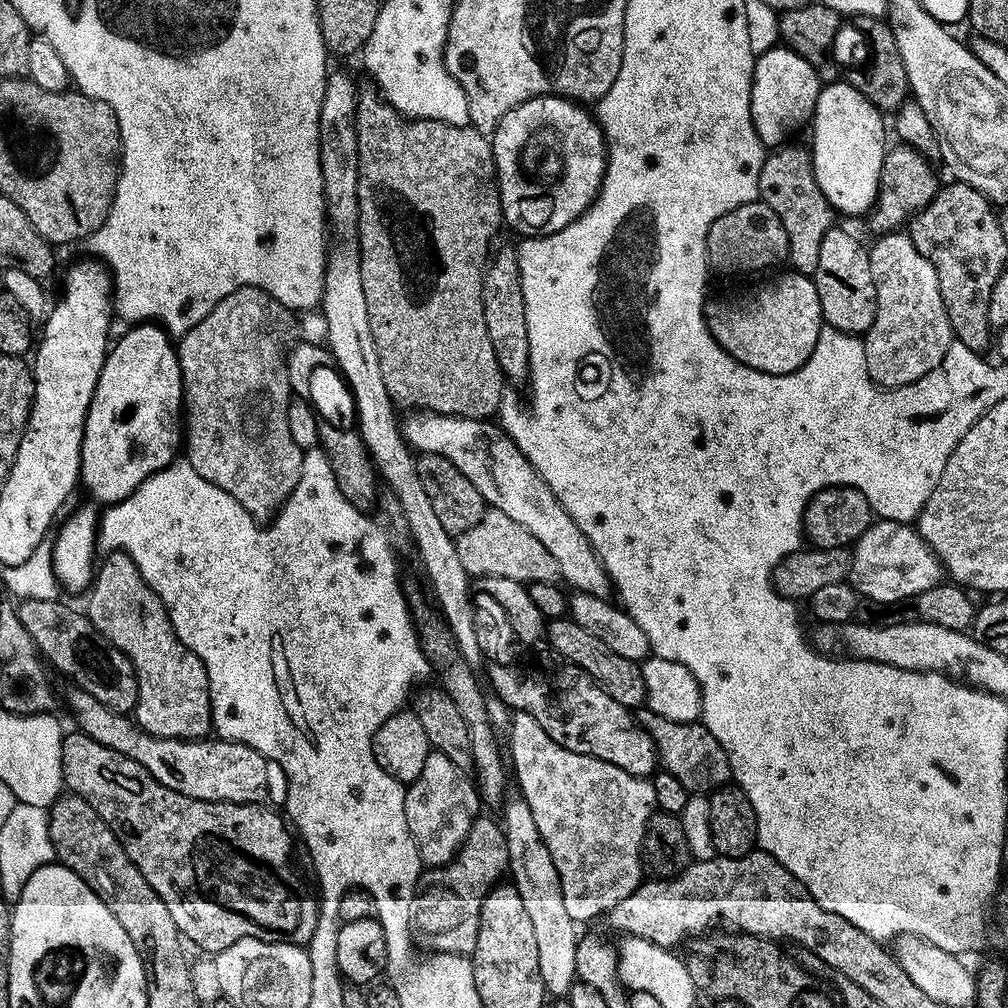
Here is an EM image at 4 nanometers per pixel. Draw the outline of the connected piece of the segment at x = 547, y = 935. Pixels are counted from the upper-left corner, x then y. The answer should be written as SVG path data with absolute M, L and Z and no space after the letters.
M522 798L515 799L509 799L502 808L504 811L502 827L508 847L508 872L511 883L518 890L518 898L522 898L522 903L530 913L530 922L534 925L538 945L538 970L542 974L544 991L549 997L564 998L578 980L576 974L578 924L566 911L566 898L562 898L562 882L558 878L554 858L550 858L550 850L546 850L546 842L542 842L538 826L534 826L534 814L530 814L530 804Z

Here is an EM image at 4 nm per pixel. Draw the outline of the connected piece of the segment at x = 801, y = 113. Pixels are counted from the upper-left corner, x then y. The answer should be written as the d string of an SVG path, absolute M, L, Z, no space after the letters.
M787 46L772 47L755 57L752 69L752 125L765 149L783 145L791 132L807 125L816 114L822 81L816 68L806 58Z

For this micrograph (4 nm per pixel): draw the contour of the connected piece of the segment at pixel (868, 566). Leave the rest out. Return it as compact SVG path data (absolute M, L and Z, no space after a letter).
M877 519L864 533L856 539L851 549L852 570L850 583L865 601L875 602L880 606L896 606L913 596L930 590L942 580L942 565L939 558L932 553L932 547L920 537L919 531L911 523L903 520Z

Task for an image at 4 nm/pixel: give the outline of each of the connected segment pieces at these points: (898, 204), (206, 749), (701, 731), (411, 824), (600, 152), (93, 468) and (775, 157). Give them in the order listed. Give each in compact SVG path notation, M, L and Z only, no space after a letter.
M893 143L885 151L882 170L880 171L880 189L871 212L867 213L868 228L875 234L887 234L903 229L908 221L922 211L936 196L936 172L928 165L929 157L914 150L909 144Z
M79 686L69 687L68 708L76 719L77 729L96 742L142 765L146 771L175 793L199 801L228 801L231 804L261 804L268 796L269 761L252 747L231 740L201 738L199 740L162 739L136 727L125 713L115 712Z
M641 707L638 712L640 727L645 728L656 747L656 758L659 767L665 772L674 774L682 786L690 794L711 794L717 788L725 787L732 780L730 762L726 758L726 750L706 730L703 722L687 724L686 722L670 722L670 718L662 718L647 708Z
M432 750L418 778L407 785L404 809L406 826L414 838L421 861L428 868L441 868L456 859L464 839L470 834L470 826L481 815L482 797L473 777L465 769L454 766L446 754Z
M535 96L505 114L490 137L504 224L521 232L521 237L549 236L570 226L570 222L581 216L600 193L608 165L608 149L595 115L584 108L587 107L583 103L564 96Z
M140 322L132 328L120 341L113 343L108 349L108 356L104 360L102 366L102 374L98 378L98 386L92 395L92 401L88 407L88 417L84 423L84 441L82 442L82 450L80 451L80 478L79 483L84 484L84 488L100 503L100 506L111 506L119 504L120 501L128 497L128 495L139 486L146 478L150 478L156 472L161 472L167 464L177 459L178 452L176 447L182 444L182 405L184 402L184 387L182 386L182 378L180 377L180 359L176 356L176 348L167 332L155 322Z
M785 143L765 155L758 178L758 190L760 199L774 210L774 214L778 214L778 218L782 218L782 226L786 226L788 260L791 267L802 276L815 277L822 238L826 238L826 230L834 227L834 209L816 181L811 151L807 147L799 148L792 143Z

